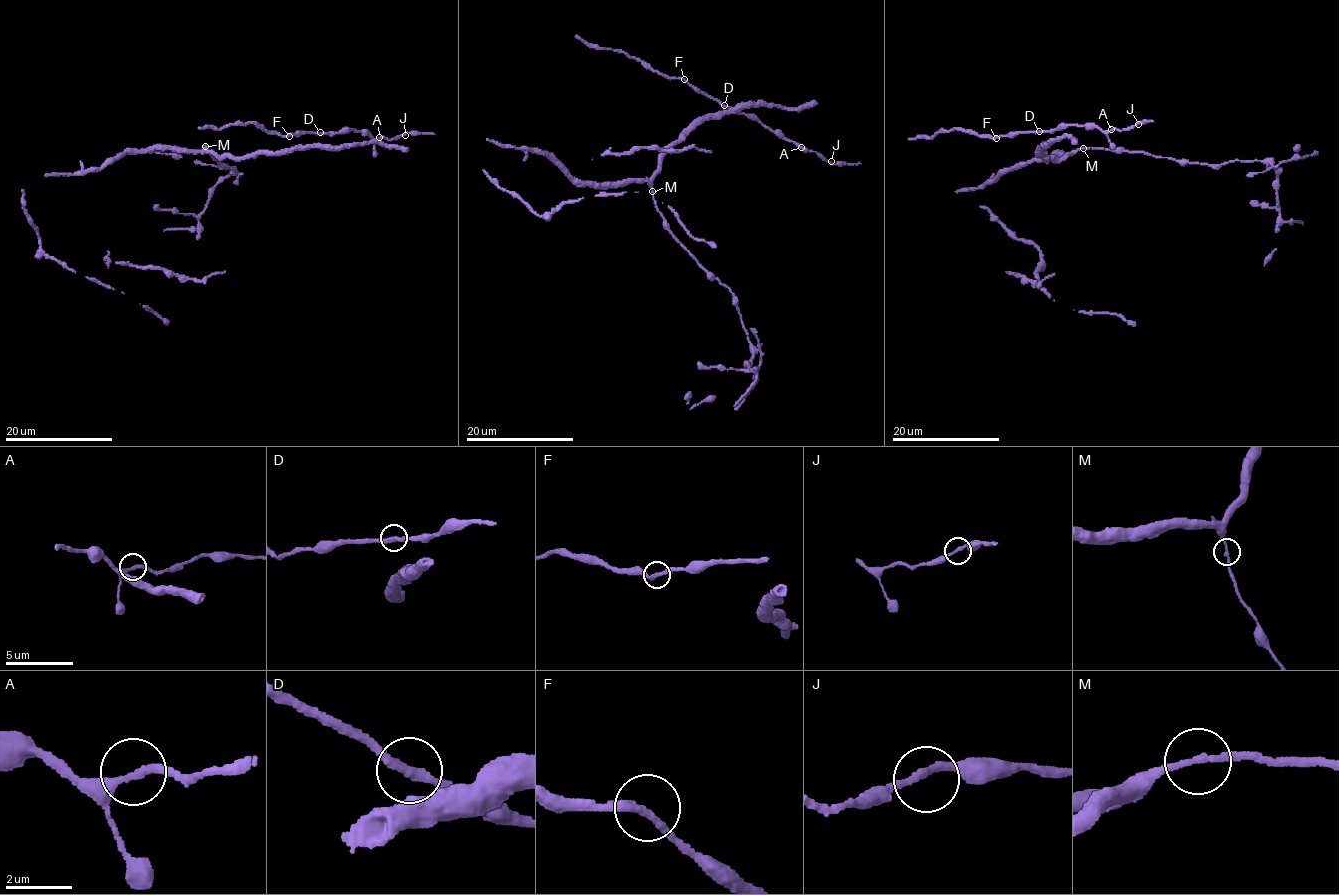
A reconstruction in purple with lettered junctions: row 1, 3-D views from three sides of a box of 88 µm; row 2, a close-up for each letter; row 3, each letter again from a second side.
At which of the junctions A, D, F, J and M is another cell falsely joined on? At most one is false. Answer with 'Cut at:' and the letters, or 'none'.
Cut at: none

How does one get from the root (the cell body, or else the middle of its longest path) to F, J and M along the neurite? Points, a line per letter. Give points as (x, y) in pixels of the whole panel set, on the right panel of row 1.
F: (1037, 160), (1070, 153), (1063, 159), (1046, 159), (1049, 158), (1040, 151), (1046, 149), (1040, 132), (996, 138)
J: (1037, 160), (1070, 153), (1046, 159), (1040, 132), (1087, 125), (1102, 131), (1128, 130), (1138, 124)
M: (1037, 160), (1082, 149)

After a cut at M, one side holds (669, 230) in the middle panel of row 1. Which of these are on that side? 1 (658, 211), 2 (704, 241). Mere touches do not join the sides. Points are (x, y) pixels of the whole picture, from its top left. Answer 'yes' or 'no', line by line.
1: yes
2: no

